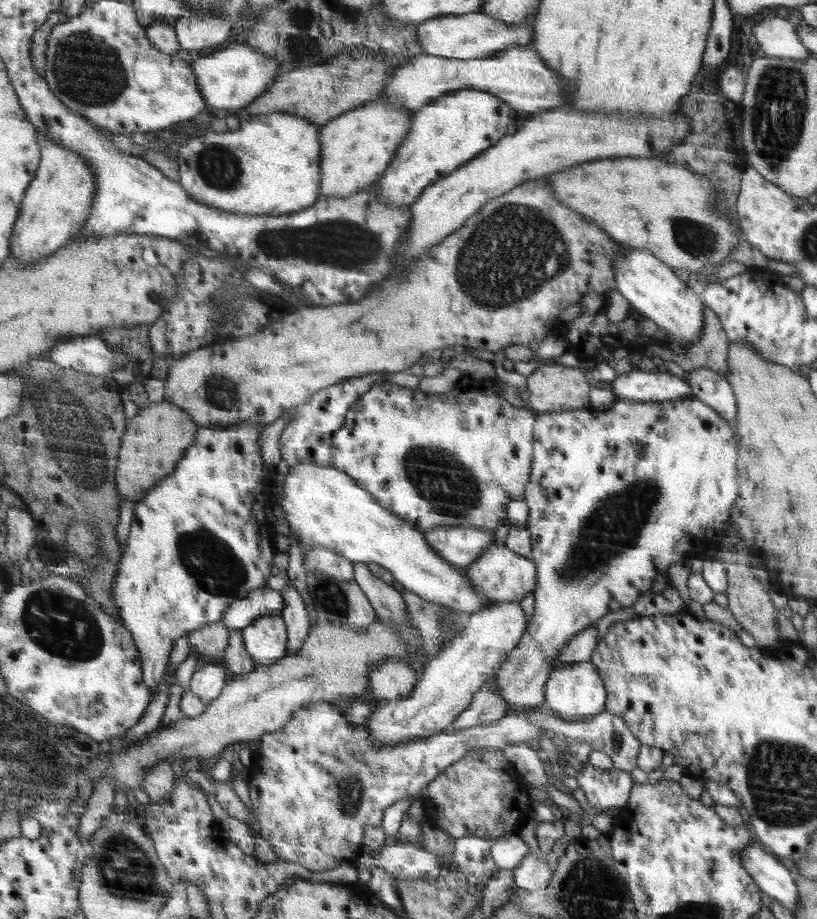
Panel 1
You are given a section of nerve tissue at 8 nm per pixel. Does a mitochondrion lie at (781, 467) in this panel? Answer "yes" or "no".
no

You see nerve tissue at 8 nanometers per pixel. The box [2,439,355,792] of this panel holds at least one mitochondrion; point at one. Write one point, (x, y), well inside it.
(65, 627)

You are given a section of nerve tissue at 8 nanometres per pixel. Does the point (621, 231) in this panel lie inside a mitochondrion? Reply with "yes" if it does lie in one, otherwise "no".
no

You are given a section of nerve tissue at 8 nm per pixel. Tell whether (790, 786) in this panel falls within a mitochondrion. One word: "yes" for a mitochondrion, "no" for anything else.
yes

